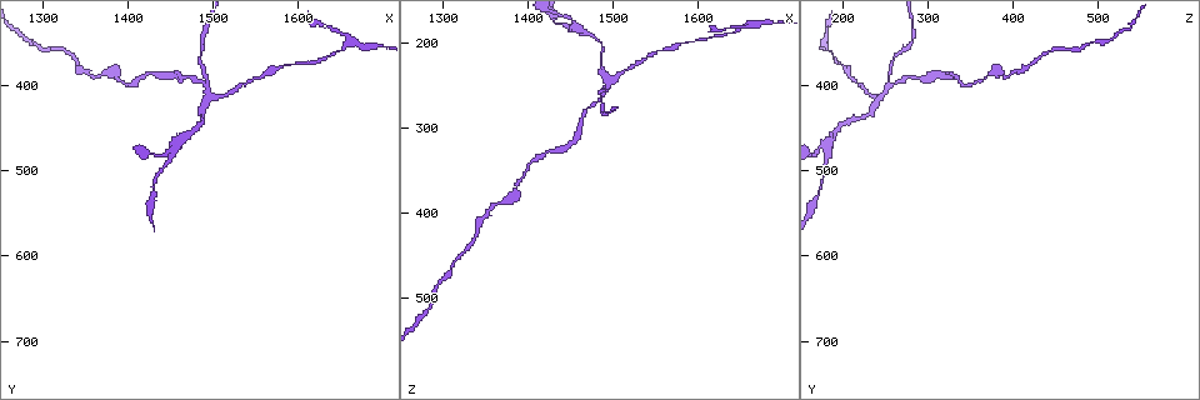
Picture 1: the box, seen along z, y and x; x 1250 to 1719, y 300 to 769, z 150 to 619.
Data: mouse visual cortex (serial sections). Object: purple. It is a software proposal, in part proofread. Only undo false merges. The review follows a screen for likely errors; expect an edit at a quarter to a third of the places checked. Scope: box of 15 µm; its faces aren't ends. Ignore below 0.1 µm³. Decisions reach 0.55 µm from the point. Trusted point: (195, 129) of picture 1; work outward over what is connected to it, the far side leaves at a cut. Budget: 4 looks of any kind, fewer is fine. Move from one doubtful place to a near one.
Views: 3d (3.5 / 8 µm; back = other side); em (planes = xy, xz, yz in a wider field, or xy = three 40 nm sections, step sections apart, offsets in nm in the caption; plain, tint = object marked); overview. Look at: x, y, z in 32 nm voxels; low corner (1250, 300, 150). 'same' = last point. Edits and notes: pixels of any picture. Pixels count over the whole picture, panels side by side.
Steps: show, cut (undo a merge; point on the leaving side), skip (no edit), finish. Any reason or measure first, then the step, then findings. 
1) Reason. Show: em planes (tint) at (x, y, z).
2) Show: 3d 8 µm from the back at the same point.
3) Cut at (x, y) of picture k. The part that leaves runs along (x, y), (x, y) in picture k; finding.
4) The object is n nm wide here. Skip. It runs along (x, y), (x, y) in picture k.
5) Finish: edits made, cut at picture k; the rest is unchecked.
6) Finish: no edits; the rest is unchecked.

Show: 3d 8 µm at (1455, 475, 185).

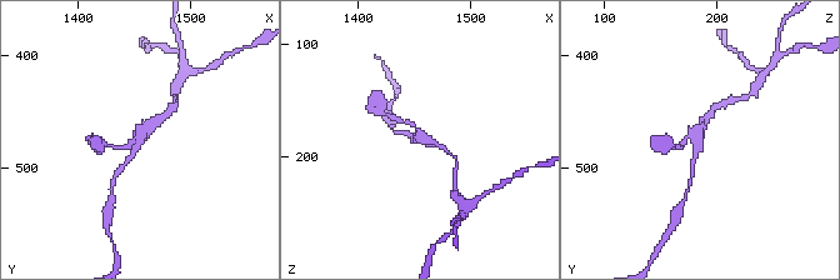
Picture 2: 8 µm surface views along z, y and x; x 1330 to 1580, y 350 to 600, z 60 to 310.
3 arms meet here; the arms are 150, 150, 200 nm wide. Show: em xy step 5 (tint) at (1454, 472, 184).

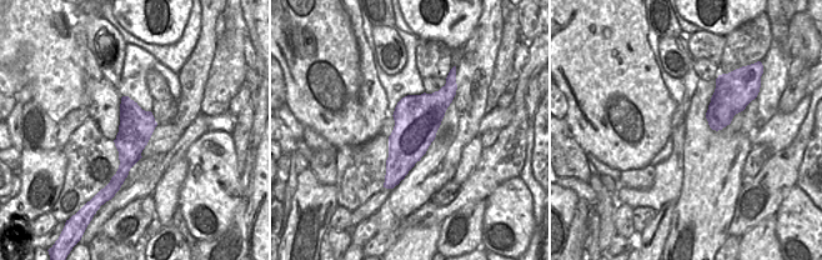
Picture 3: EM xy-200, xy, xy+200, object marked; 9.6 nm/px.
Skip. Continuous, no second cell.

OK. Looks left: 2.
Thick turns thin. Show: 3d 8 µm at (1490, 415, 240).

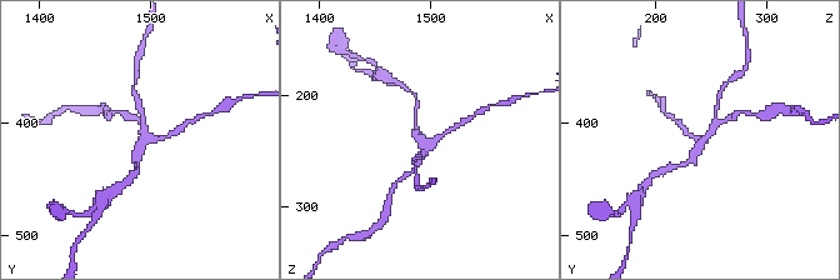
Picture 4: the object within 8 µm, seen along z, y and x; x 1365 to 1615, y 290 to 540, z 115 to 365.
Show: em xy step 1 (tint) at (1492, 418, 244).

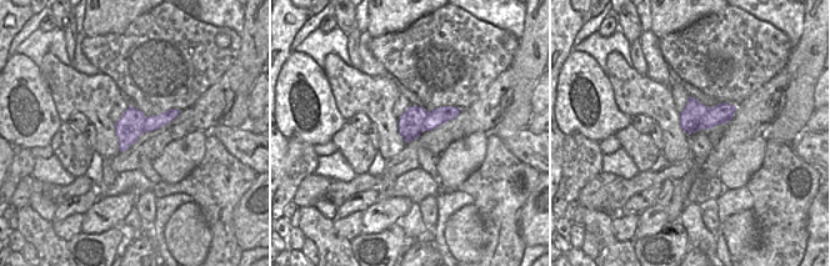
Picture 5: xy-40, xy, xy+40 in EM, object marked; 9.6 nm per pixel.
The object is 280 nm wide here. Cut at (125, 113) of picture 4. The part that leaves runs along (139, 120), (121, 113), (109, 114) in picture 4; two cells meet here.

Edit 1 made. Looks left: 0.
Finish: edits made, cut at picture 4; the rest is unchecked.

